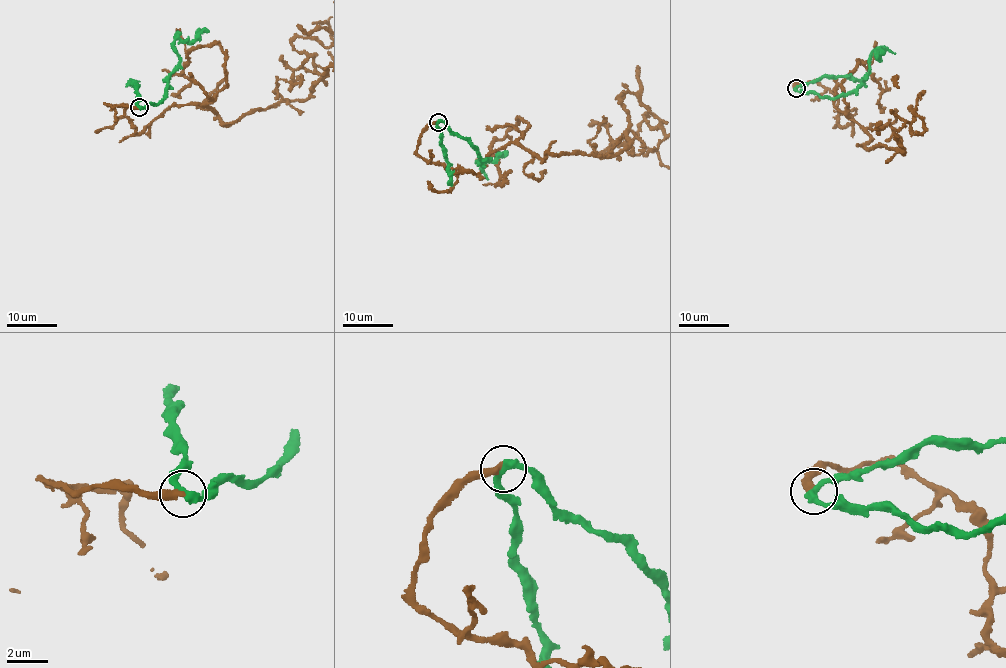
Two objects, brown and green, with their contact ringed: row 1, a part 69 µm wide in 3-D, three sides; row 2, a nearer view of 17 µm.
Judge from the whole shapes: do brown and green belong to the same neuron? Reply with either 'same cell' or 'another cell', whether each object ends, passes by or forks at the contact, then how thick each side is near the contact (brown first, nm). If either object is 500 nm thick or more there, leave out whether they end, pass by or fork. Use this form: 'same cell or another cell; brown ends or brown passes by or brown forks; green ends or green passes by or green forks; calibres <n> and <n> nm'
another cell; brown ends; green passes by; calibres 380 and 340 nm

